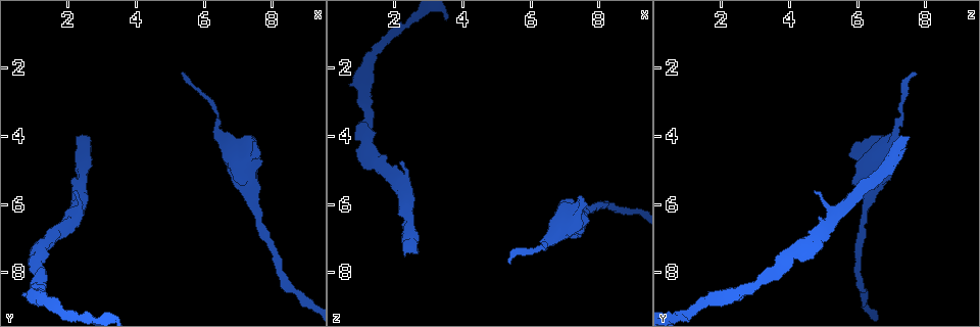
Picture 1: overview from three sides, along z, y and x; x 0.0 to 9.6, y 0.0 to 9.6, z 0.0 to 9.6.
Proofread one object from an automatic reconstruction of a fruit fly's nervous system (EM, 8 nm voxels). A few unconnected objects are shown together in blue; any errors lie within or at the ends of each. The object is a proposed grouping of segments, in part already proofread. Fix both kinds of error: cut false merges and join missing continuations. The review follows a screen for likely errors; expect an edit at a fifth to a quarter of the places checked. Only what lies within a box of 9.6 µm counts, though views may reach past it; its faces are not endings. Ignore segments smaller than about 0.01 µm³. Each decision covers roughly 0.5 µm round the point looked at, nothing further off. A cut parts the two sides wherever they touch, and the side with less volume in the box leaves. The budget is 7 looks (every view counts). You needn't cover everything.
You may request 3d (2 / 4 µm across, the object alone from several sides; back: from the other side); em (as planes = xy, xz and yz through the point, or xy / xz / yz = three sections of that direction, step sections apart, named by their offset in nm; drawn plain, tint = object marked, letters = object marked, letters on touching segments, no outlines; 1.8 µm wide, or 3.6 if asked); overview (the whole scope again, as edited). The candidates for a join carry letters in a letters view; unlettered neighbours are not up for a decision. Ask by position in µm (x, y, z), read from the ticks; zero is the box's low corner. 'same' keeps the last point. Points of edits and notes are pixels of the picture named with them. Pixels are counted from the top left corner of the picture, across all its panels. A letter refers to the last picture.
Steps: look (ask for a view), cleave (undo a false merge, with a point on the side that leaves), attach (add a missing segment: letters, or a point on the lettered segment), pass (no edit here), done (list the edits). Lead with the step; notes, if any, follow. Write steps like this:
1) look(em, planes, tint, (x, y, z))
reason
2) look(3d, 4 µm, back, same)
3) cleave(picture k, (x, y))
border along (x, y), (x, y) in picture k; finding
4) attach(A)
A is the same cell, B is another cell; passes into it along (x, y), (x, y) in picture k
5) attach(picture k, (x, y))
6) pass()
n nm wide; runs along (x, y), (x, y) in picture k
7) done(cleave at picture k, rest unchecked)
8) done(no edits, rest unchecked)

look(3d, 2 µm, (2.20, 6.30, 5.30))
branch point

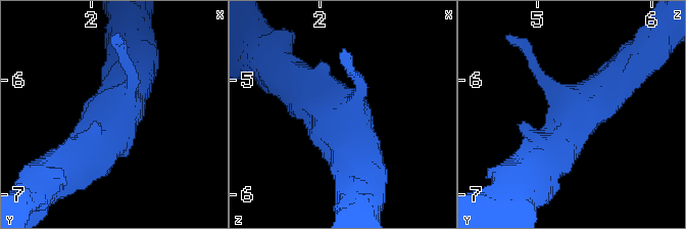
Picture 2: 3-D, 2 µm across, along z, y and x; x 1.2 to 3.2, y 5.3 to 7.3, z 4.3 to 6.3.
look(em, yz, step 8, tint, (2.24, 6.32, 5.36))

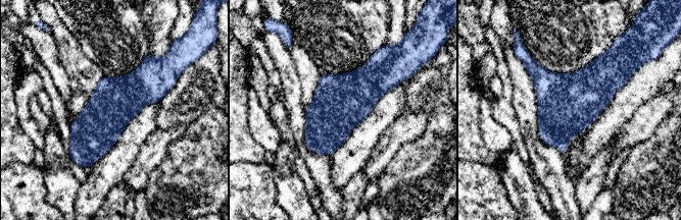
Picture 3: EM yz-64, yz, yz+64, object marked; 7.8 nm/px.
look(em, xy, step 8, letters, same)
cut it another way

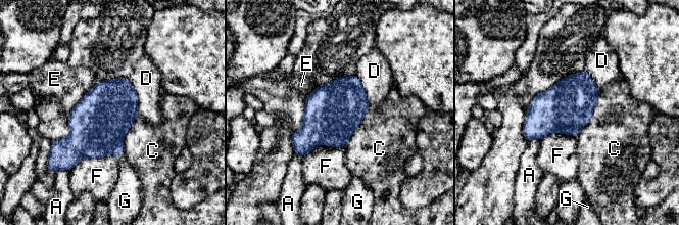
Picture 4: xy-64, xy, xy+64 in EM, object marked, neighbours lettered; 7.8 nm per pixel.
pass()
A, C, D, E, F and G are other cells; border along (118, 158), (85, 156), (69, 170) in picture 4; one cell here

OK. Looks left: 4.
look(3d, 4 µm, (1.15, 7.25, 4.35))
branch point

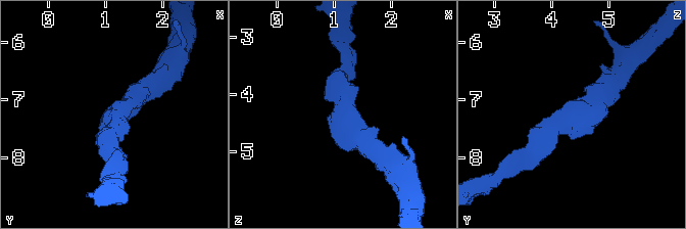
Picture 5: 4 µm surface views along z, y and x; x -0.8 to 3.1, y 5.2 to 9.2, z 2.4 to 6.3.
look(em, planes, tint, (1.25, 7.25, 4.30))

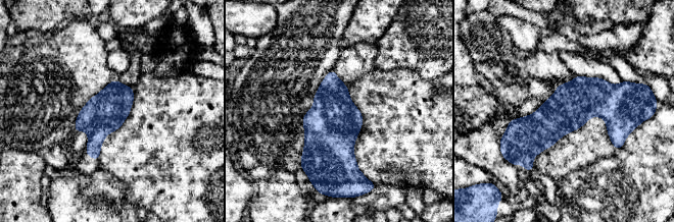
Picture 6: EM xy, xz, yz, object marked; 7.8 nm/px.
look(em, planes, letters, same)
what lies round it

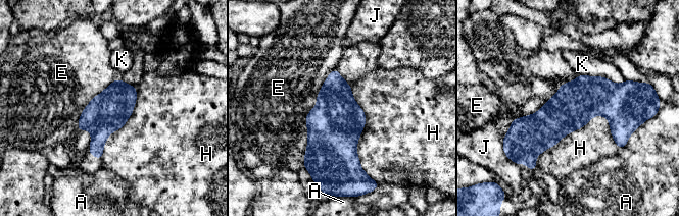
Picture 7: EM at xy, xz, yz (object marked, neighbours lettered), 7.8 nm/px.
pass()
A, E, H, J and K are other cells; continuous, no second cell

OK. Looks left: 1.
done(no edits, rest unchecked)

